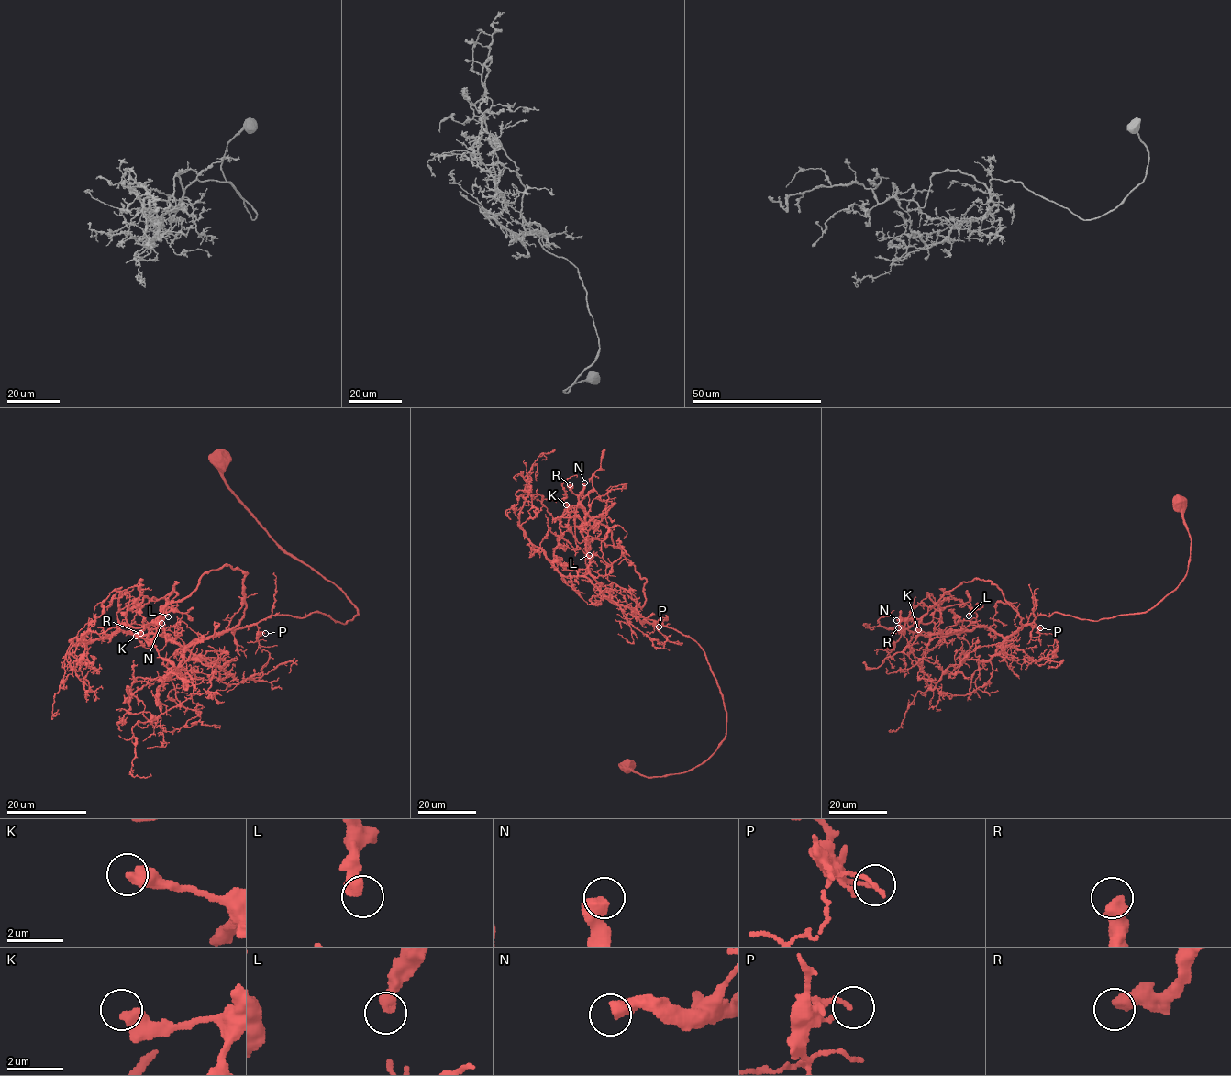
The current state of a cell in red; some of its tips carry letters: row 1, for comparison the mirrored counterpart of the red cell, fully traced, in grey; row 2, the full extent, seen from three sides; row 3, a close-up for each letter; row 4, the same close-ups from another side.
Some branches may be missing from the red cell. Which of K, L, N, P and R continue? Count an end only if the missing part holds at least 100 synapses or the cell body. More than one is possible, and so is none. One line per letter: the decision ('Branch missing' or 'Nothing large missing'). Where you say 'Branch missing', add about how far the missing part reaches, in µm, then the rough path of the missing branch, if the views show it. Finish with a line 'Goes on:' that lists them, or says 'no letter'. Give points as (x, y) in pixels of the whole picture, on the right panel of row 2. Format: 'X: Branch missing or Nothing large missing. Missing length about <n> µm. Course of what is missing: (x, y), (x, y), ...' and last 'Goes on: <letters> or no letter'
K: Nothing large missing
L: Nothing large missing
N: Branch missing. Missing length about 45 µm
P: Nothing large missing
R: Nothing large missing
Goes on: N

